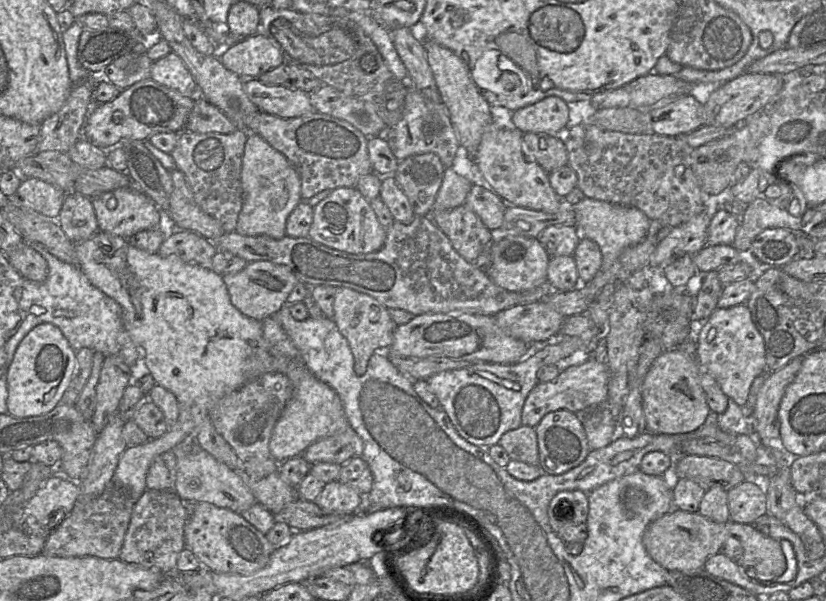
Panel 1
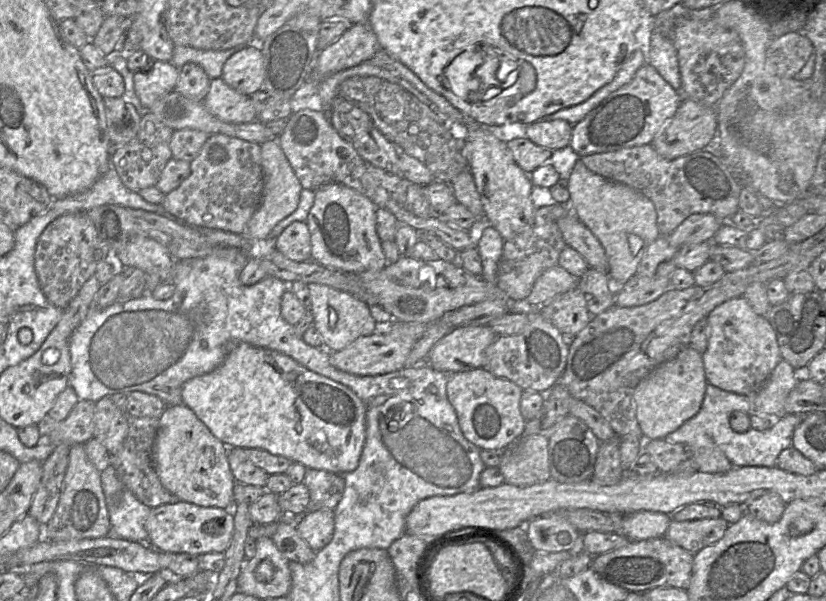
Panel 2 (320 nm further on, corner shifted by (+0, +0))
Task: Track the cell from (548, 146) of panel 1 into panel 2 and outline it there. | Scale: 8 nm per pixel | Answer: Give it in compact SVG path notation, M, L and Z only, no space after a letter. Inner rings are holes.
M526 137L511 140L507 146L515 162L527 174L532 174L534 170L548 162L554 151L539 146Z

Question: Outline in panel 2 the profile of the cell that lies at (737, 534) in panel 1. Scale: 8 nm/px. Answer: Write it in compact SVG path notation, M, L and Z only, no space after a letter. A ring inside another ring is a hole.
M722 517L681 522L672 519L664 537L695 554L718 542L729 525Z

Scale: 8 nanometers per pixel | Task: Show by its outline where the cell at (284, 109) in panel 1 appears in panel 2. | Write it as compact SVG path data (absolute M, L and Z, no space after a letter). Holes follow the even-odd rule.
M221 77L211 80L203 104L213 116L224 122L250 123L257 120L251 97L237 92Z

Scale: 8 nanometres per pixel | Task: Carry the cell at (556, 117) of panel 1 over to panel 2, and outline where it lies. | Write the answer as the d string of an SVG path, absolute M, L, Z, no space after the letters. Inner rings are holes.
M565 120L537 121L526 131L526 138L551 150L570 146L572 135L573 125Z

